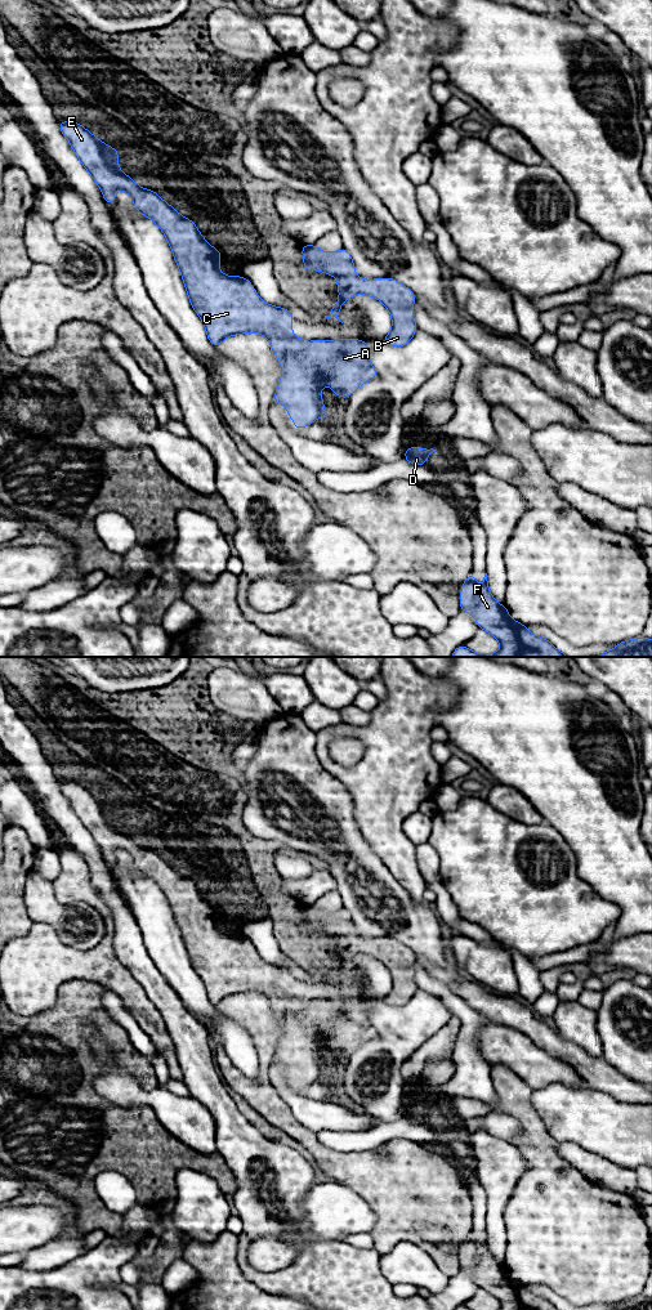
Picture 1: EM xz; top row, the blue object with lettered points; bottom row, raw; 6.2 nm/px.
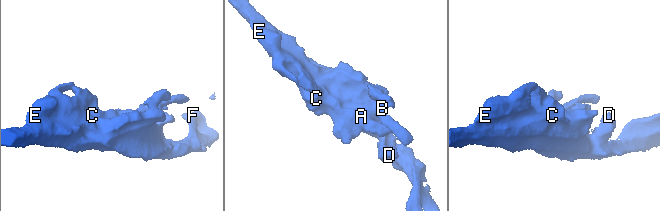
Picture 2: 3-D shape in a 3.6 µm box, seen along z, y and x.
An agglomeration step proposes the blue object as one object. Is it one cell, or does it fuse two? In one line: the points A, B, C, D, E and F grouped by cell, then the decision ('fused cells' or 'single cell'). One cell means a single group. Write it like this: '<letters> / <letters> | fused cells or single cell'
A B C D E F | single cell

